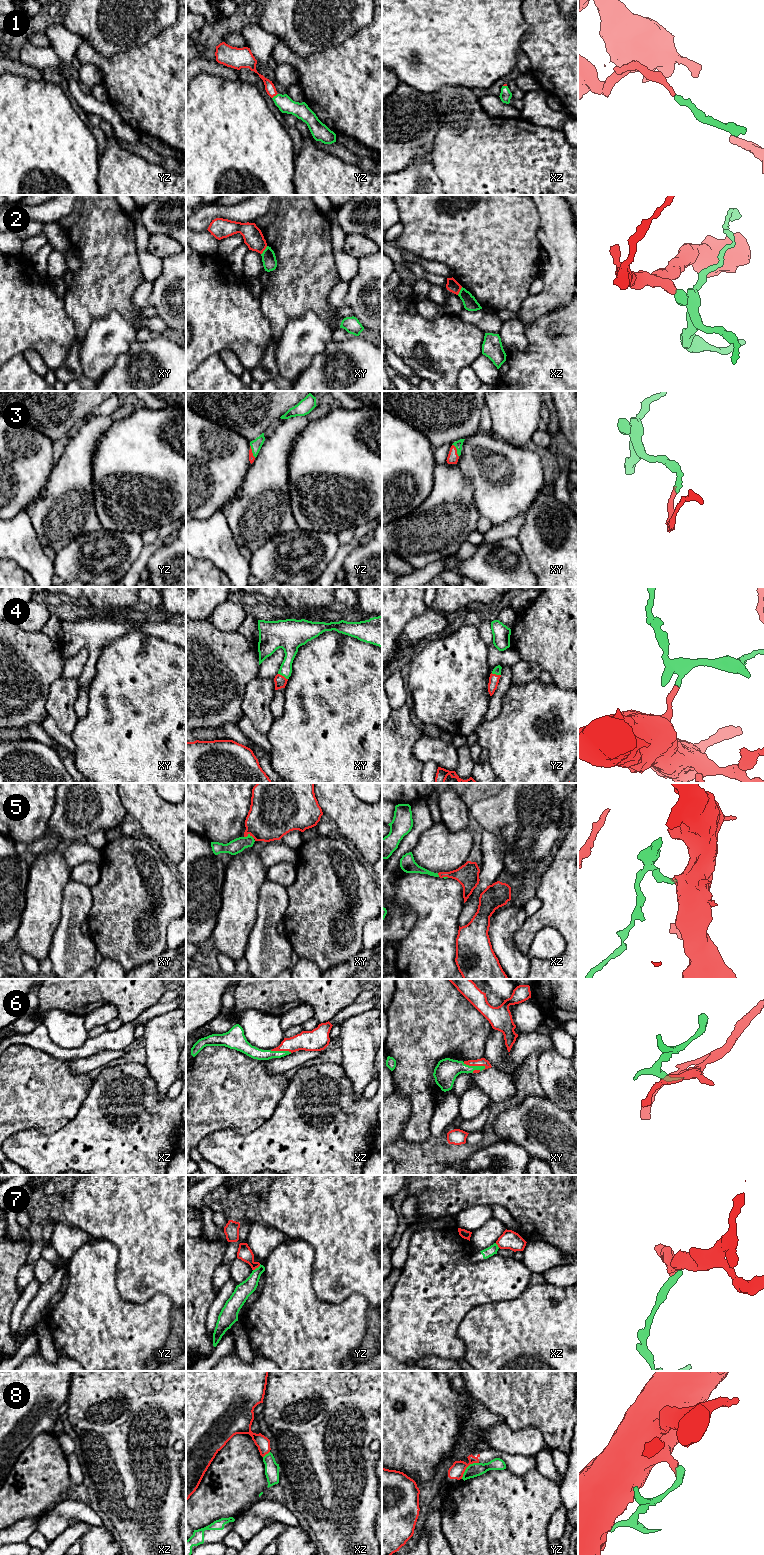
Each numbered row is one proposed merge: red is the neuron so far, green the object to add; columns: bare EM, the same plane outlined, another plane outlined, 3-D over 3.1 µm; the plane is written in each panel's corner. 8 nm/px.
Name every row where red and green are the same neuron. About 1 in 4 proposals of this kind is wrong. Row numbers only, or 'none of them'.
1, 3, 4, 5, 6

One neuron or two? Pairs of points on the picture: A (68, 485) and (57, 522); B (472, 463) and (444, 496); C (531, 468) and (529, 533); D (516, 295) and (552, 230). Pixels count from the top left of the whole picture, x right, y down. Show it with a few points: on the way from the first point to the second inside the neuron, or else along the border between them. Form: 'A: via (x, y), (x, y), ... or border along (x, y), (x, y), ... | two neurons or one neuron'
A: via (68, 494), (67, 509), (63, 513) | one neuron
B: border along (456, 464), (470, 484), (472, 495) | two neurons
C: border along (540, 490), (524, 512) | two neurons
D: border along (540, 224), (537, 230), (537, 238), (541, 248) | two neurons

